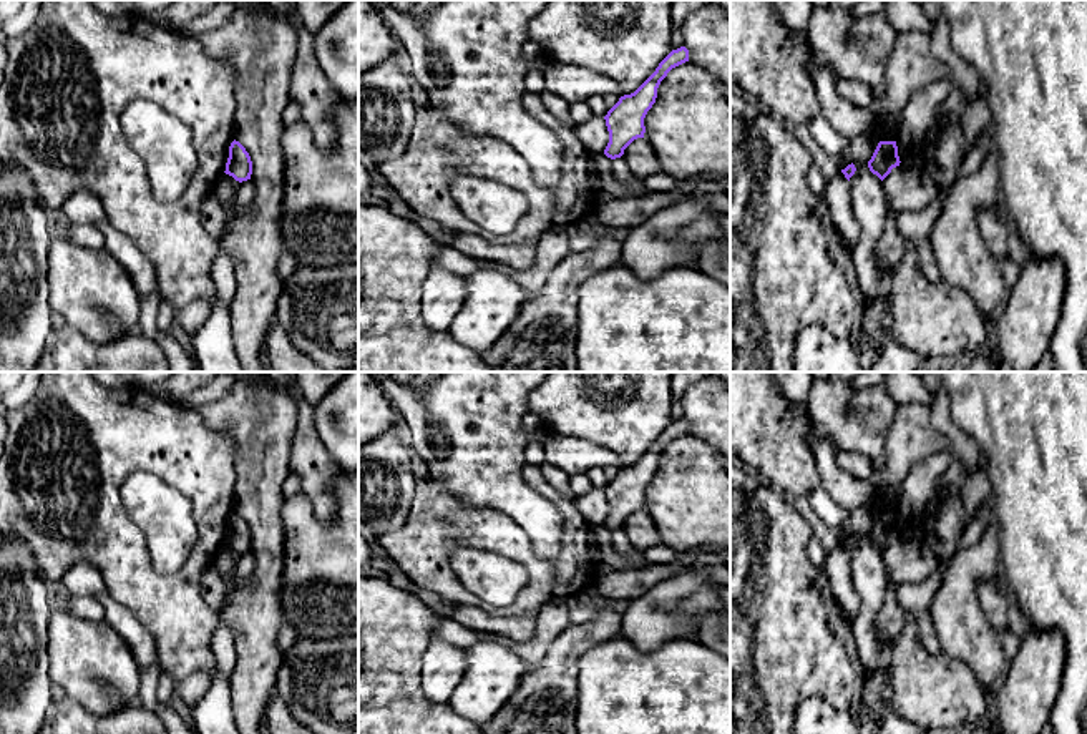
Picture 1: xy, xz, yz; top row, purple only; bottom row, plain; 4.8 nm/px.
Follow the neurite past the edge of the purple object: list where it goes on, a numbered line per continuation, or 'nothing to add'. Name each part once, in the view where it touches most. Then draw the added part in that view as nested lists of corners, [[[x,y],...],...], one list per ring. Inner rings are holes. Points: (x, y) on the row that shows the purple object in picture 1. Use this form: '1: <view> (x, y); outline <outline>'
nothing to add

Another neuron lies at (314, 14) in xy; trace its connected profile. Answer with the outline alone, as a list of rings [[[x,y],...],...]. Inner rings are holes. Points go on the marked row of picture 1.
[[[294,0],[295,15],[310,33],[319,32],[347,0]]]

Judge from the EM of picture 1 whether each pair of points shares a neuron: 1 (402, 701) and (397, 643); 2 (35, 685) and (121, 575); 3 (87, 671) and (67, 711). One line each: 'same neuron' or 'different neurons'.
1: same neuron
2: different neurons
3: different neurons

